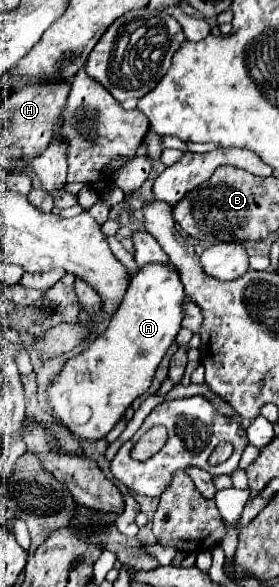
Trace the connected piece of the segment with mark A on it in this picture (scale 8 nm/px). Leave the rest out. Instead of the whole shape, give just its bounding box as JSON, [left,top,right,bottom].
[49,264,187,440]

